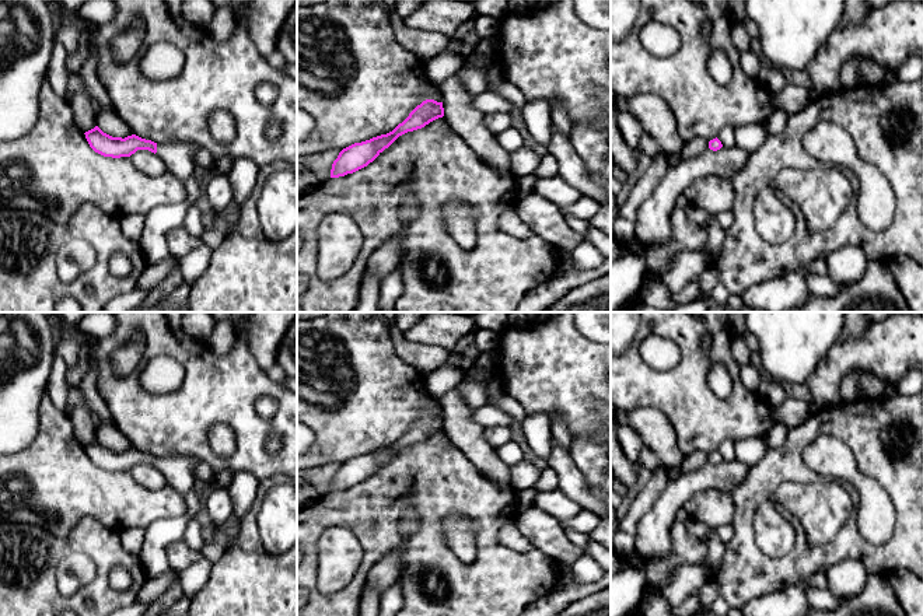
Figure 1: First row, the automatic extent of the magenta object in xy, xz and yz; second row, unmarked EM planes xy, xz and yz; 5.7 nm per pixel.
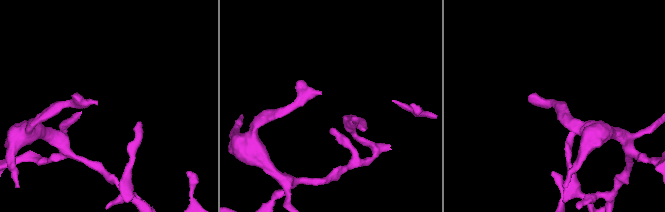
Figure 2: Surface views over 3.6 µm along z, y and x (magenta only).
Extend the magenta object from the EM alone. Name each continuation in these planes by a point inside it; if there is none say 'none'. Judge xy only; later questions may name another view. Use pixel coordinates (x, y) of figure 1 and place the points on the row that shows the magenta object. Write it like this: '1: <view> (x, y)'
1: xy (178, 156)

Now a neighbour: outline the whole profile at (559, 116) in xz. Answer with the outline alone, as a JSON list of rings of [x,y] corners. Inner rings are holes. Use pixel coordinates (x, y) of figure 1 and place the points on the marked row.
[[[555,99],[550,105],[552,123],[567,137],[570,137],[571,122],[569,120],[567,111]]]

